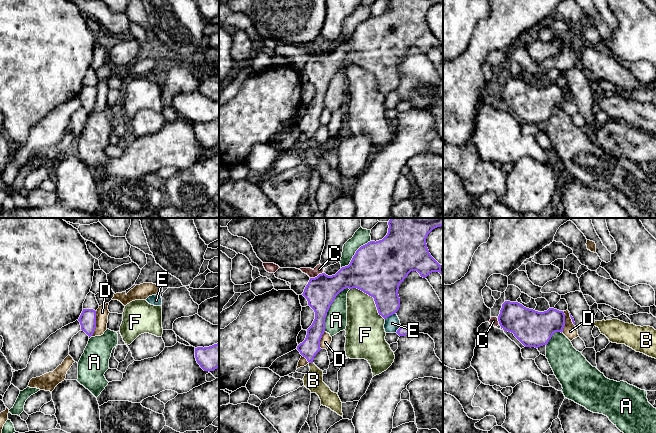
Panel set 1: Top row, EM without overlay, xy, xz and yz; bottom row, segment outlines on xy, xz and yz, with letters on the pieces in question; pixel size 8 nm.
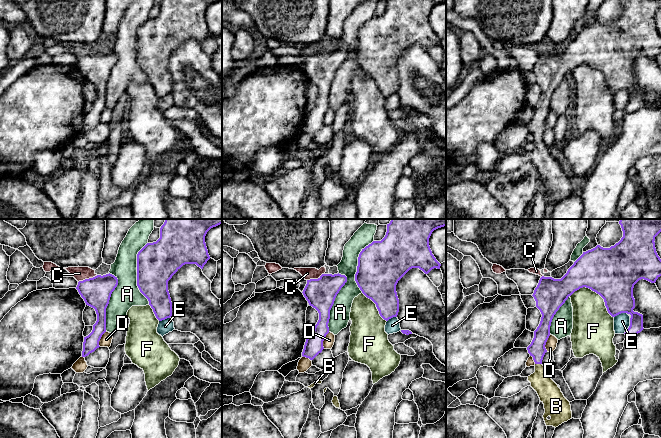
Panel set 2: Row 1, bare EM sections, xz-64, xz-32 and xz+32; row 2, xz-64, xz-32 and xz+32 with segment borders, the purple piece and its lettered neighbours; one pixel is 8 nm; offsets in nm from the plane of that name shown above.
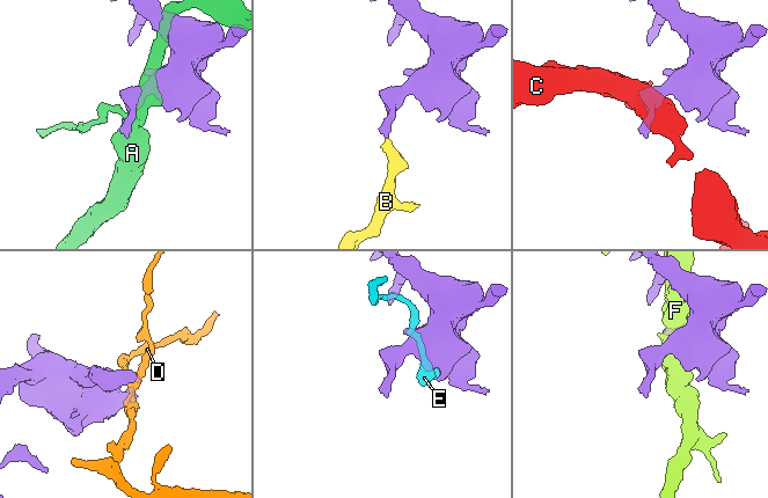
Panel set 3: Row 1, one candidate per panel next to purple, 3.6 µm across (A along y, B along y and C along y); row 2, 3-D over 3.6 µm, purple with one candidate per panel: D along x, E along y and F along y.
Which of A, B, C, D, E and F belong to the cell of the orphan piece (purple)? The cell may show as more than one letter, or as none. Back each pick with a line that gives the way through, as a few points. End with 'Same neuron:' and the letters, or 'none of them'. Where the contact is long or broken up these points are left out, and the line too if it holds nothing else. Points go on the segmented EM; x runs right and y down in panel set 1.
B: across xz (310, 346), (311, 362), (313, 380)
Same neuron: B

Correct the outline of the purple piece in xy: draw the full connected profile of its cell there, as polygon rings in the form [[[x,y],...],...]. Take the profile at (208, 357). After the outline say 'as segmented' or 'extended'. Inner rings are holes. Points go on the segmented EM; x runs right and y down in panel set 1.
[[[219,343],[195,348],[195,358],[204,371],[214,371],[219,367]]]; as segmented

